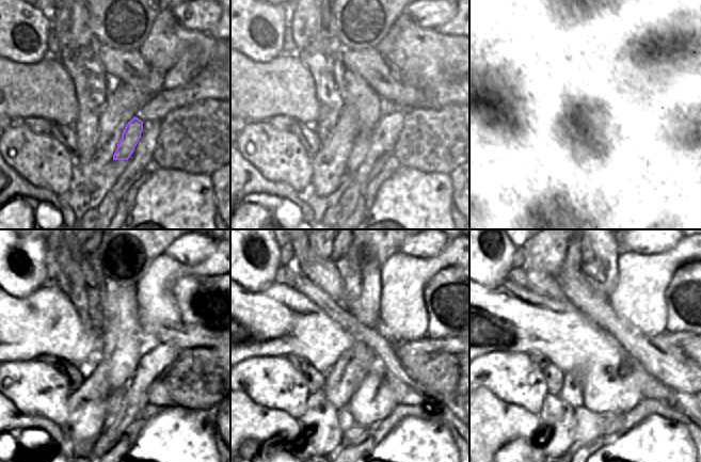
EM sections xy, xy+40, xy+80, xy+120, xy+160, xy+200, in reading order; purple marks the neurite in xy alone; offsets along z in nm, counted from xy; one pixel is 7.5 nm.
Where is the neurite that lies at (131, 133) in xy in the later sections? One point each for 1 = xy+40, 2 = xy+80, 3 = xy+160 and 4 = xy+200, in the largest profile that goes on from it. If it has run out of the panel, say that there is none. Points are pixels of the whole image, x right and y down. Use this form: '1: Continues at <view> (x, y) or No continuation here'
1: Continues at xy+40 (361, 146)
2: Continues at xy+80 (598, 150)
3: Continues at xy+160 (347, 421)
4: Continues at xy+200 (590, 426)

